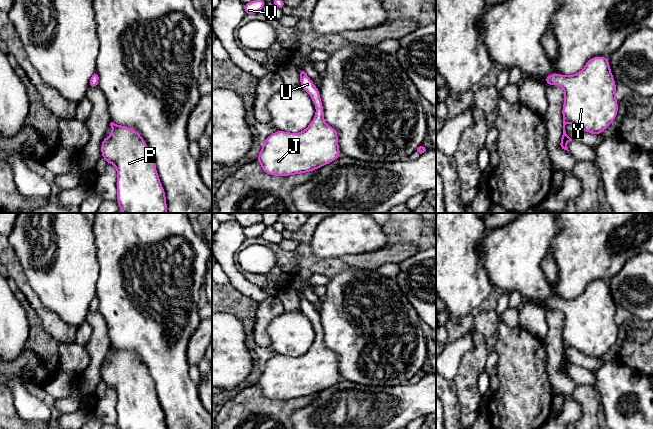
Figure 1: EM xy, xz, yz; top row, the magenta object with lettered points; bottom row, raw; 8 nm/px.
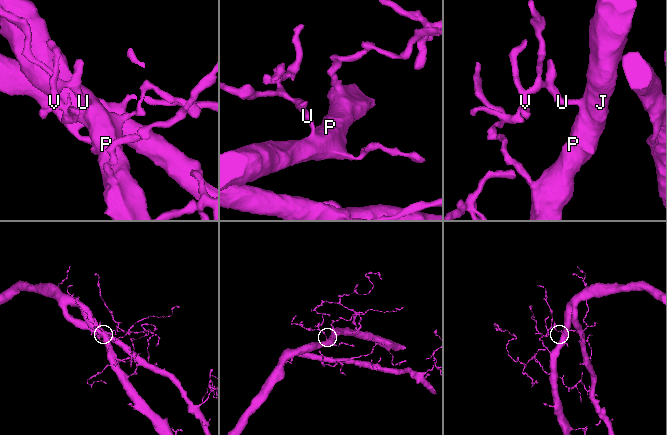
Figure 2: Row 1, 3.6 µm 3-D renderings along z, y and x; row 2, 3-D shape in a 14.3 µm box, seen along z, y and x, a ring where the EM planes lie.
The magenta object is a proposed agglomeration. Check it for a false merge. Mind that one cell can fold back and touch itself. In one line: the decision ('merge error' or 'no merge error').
no merge error

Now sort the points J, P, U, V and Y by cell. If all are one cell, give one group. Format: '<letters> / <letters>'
J P U V Y

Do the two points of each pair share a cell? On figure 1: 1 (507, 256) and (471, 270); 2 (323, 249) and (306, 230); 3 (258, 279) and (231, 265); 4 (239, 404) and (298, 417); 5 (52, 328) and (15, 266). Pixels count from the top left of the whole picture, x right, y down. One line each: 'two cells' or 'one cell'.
1: two cells
2: two cells
3: two cells
4: two cells
5: one cell

